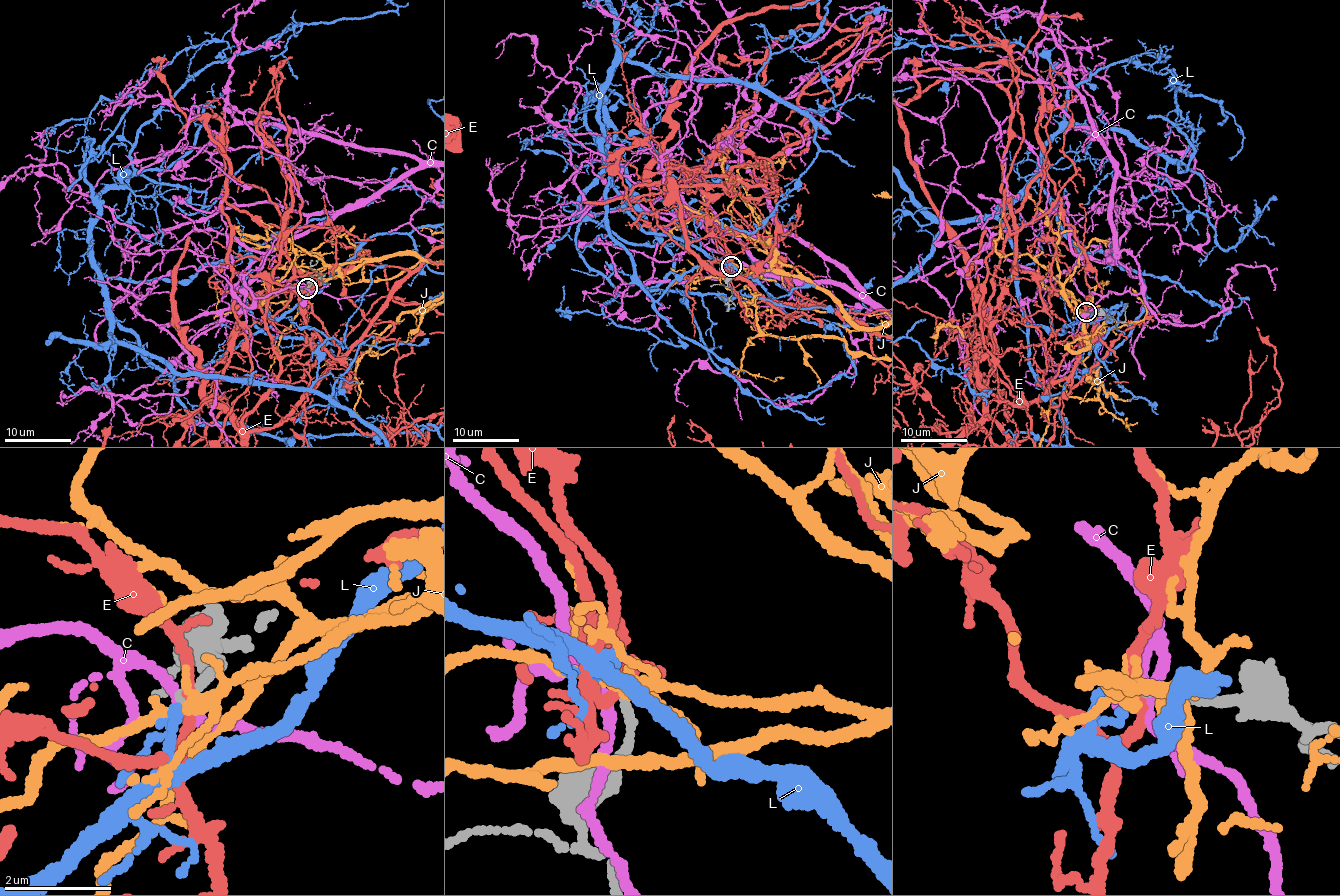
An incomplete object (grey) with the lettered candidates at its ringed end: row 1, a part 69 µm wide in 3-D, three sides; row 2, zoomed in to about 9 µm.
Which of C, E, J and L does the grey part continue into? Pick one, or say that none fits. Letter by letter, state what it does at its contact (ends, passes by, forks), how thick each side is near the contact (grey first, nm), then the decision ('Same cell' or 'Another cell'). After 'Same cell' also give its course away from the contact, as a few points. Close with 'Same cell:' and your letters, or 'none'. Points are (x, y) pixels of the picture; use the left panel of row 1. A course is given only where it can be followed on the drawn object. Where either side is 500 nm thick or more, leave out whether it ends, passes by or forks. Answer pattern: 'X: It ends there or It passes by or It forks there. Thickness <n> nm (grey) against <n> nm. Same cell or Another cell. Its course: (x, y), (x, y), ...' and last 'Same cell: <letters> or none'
C: It passes by. Thickness 150 nm (grey) against 180 nm. Another cell
E: It passes by. Thickness 150 nm (grey) against 180 nm. Another cell
J: It forks there. Thickness 150 nm (grey) against 180 nm. Another cell
L: It passes by. Thickness 140 nm (grey) against 110 nm. Same cell
Same cell: L

